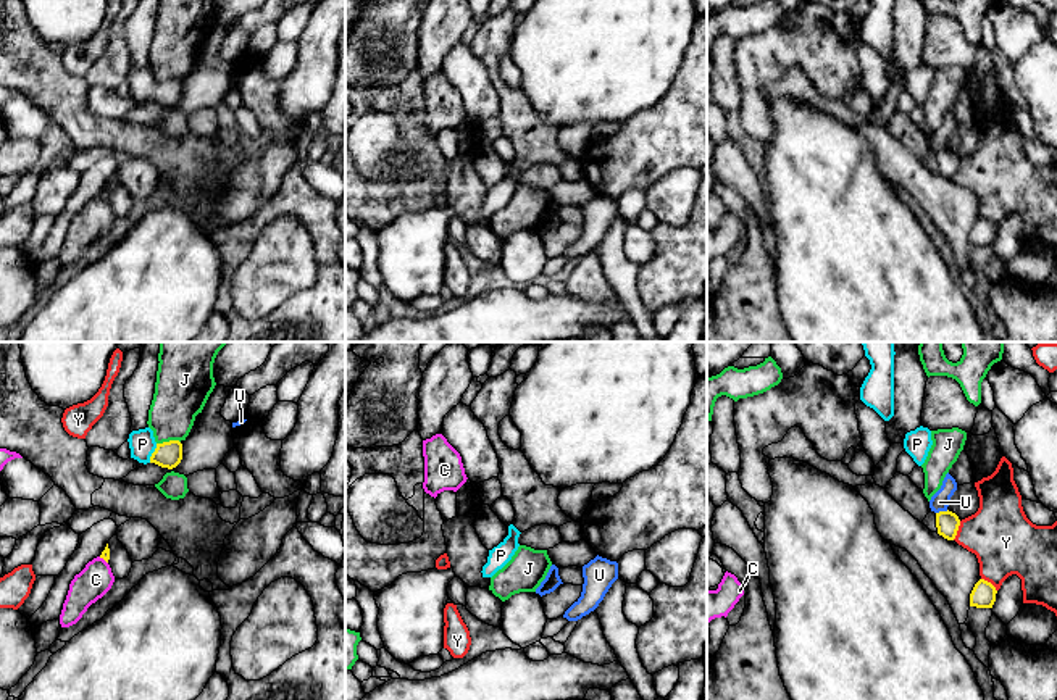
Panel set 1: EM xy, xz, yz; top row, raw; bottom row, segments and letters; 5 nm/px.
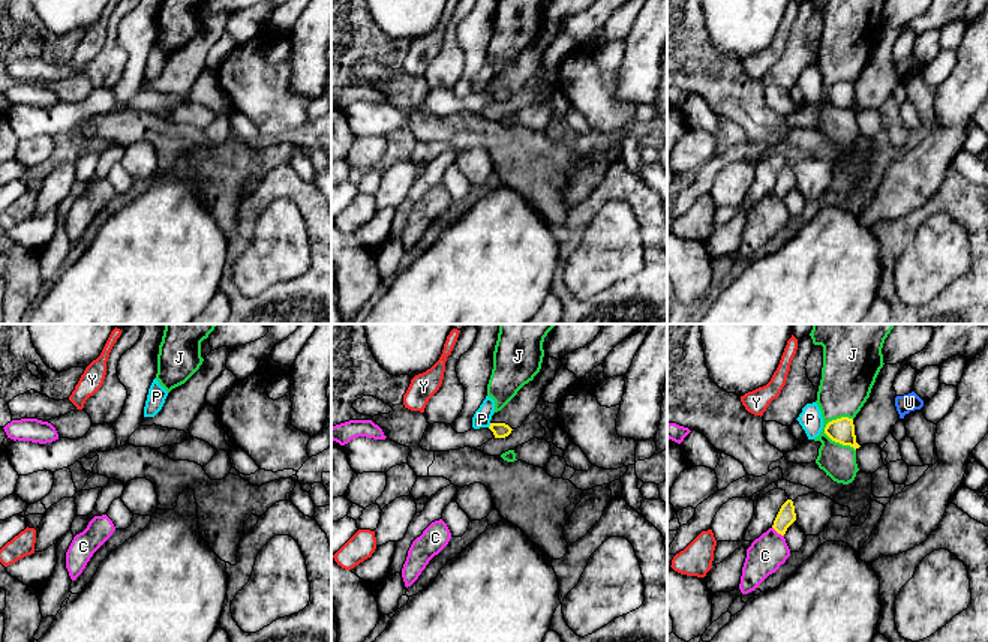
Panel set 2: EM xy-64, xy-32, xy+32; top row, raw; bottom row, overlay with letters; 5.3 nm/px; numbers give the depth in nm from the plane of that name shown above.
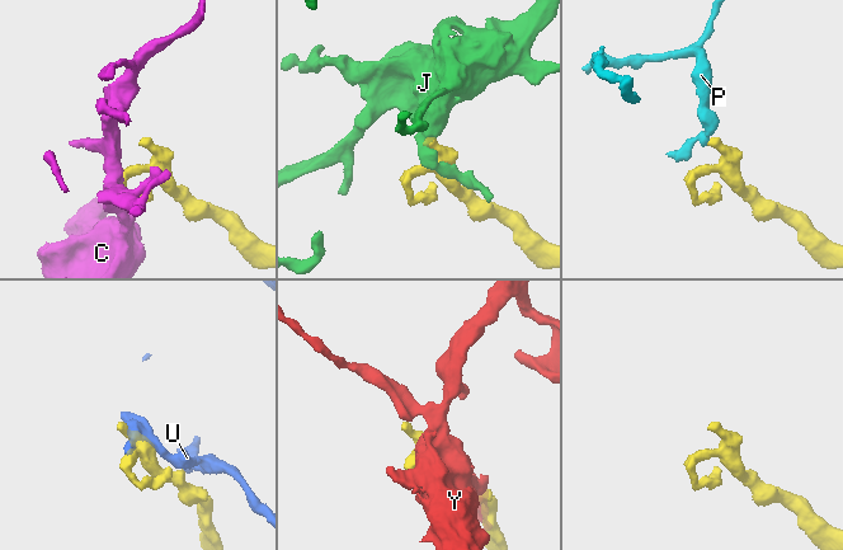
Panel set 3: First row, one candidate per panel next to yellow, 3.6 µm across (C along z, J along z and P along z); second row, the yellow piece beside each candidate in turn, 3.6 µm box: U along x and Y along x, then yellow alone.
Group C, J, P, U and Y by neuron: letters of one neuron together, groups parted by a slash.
C / J / P / U / Y

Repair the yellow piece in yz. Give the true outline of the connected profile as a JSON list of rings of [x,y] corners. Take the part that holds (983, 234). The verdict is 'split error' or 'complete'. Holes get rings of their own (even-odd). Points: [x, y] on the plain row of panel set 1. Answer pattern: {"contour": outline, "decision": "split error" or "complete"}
{"contour": [[[980,218],[970,232],[970,245],[992,247],[996,232],[997,229],[991,221]]], "decision": "complete"}

